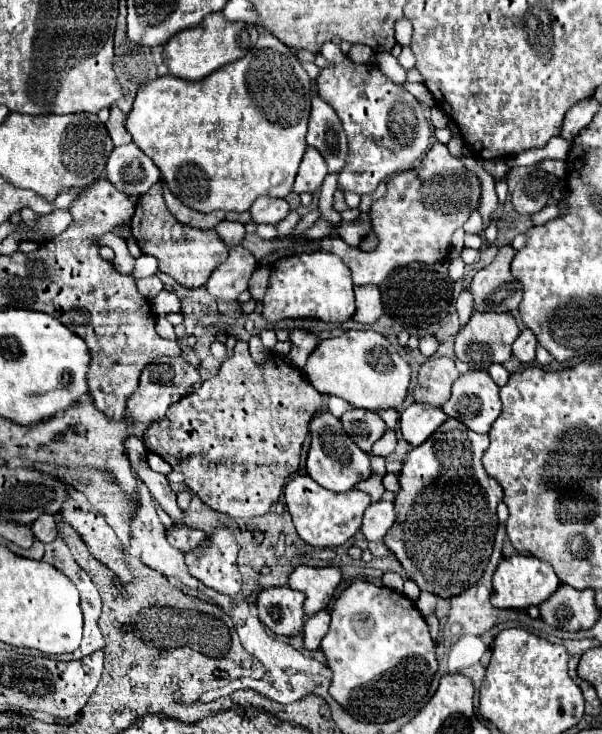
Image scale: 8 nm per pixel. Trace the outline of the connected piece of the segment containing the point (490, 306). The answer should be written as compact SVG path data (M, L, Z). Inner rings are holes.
M503 246L495 260L479 270L471 282L471 292L475 296L475 310L499 310L511 312L517 310L523 300L521 286L513 284L515 278L511 274L515 250L511 246Z

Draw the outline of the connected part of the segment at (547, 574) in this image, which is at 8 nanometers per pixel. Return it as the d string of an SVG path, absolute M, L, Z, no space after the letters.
M513 554L509 558L503 558L493 574L493 592L491 592L491 604L495 608L515 608L525 610L529 606L543 604L555 590L559 588L559 578L551 564L531 558Z

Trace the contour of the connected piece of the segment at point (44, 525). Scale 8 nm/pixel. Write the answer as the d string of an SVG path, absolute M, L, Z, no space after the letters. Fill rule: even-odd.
M43 514L33 522L33 534L39 542L53 542L57 538L57 524L51 514Z

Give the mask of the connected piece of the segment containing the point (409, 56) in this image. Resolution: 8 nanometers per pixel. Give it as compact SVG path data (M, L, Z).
M405 46L402 48L401 54L398 57L398 61L406 71L415 67L416 59L410 47Z

